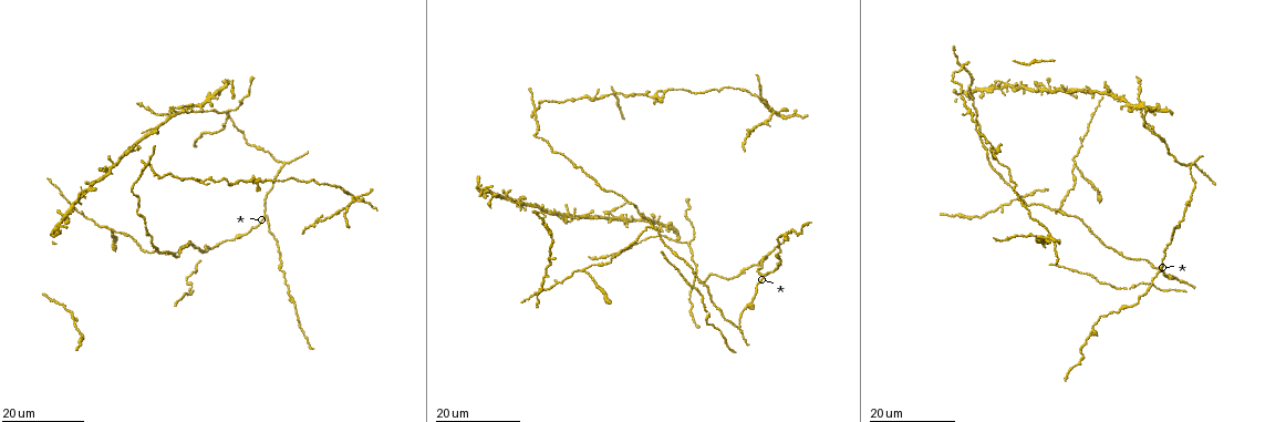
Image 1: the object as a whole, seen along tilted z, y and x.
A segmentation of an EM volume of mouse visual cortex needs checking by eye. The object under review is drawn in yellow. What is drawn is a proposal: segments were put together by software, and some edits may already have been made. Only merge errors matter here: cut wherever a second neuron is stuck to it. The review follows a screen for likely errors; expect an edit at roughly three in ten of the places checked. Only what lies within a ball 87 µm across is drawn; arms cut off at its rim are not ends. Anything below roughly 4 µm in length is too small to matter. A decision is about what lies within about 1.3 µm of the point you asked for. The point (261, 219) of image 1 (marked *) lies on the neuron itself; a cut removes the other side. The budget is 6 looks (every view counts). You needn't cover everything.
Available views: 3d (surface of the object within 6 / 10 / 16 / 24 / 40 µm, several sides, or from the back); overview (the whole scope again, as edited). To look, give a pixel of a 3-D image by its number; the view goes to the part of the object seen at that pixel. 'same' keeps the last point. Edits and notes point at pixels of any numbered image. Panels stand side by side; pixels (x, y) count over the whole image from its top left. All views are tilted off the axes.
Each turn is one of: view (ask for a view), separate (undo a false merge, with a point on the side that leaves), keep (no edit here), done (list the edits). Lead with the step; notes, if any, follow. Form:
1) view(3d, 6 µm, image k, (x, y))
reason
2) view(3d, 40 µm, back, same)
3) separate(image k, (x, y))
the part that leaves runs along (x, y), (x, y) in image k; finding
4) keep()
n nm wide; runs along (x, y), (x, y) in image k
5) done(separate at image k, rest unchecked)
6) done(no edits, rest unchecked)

view(3d, 24 µm, image 1, (764, 275))
branch point

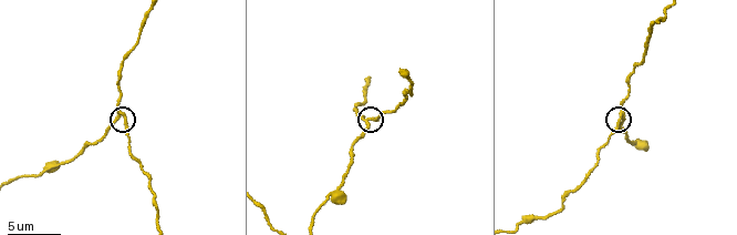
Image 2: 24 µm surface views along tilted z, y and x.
view(3d, 6 µm, image 2, (620, 116))

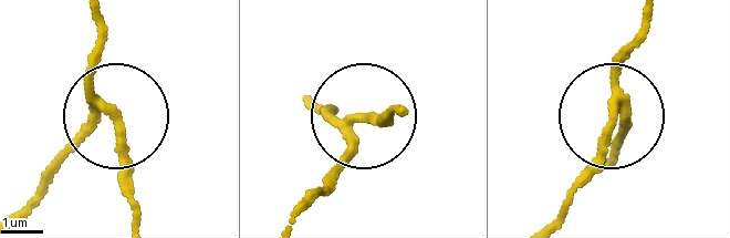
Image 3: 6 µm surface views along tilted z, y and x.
keep()
3 arms; runs along (68, 145), (98, 121), (113, 124), (129, 210) in image 3; one neuron here

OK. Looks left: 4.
view(3d, 24 µm, image 1, (216, 245))
three arms meet

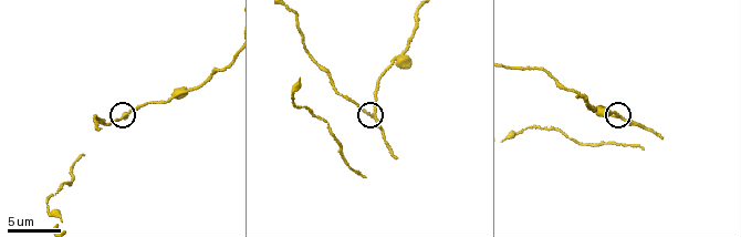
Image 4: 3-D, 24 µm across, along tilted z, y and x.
view(3d, 6 µm, image 4, (374, 115))

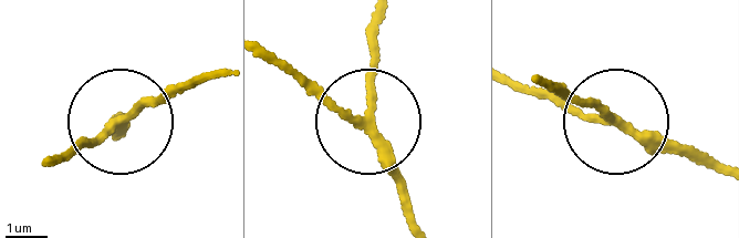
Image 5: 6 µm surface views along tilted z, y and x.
keep()
side arm 49 µm; runs along (549, 91), (710, 161) in image 5; continuous, no second neuron

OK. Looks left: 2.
view(3d, 16 µm, image 1, (581, 272))
a fork

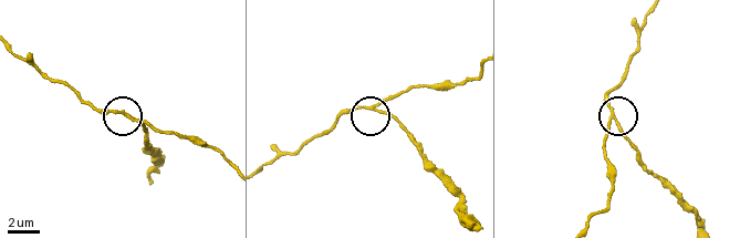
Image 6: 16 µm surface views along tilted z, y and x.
view(3d, 10 µm, image 6, (370, 107))
zoom in

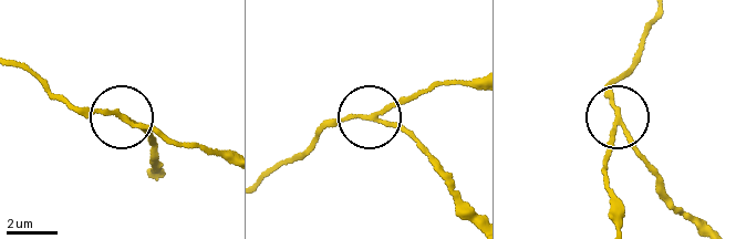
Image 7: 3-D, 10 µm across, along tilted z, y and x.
separate(image 7, (411, 137))
150 nm wide; the part that leaves runs along (379, 123), (401, 130), (429, 155), (468, 216) in image 7; a second neuron is stuck on

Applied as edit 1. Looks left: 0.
done(separate at image 7, rest unchecked)

